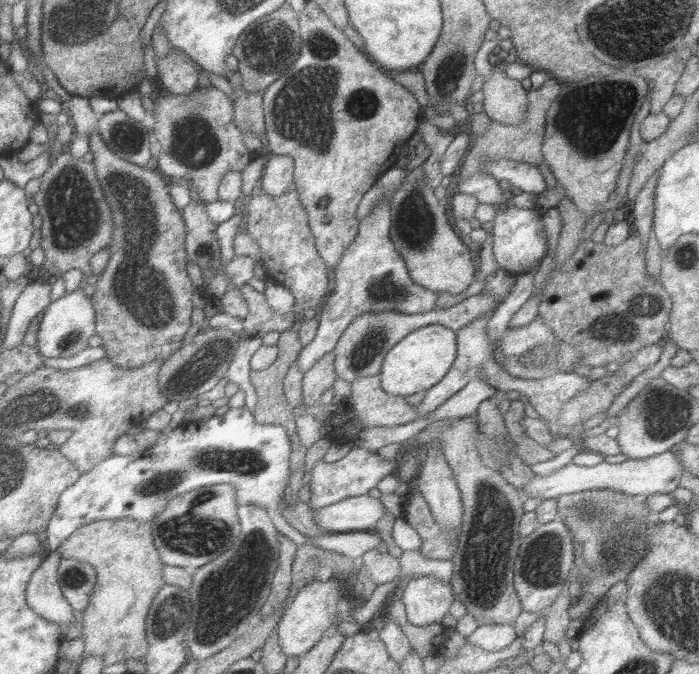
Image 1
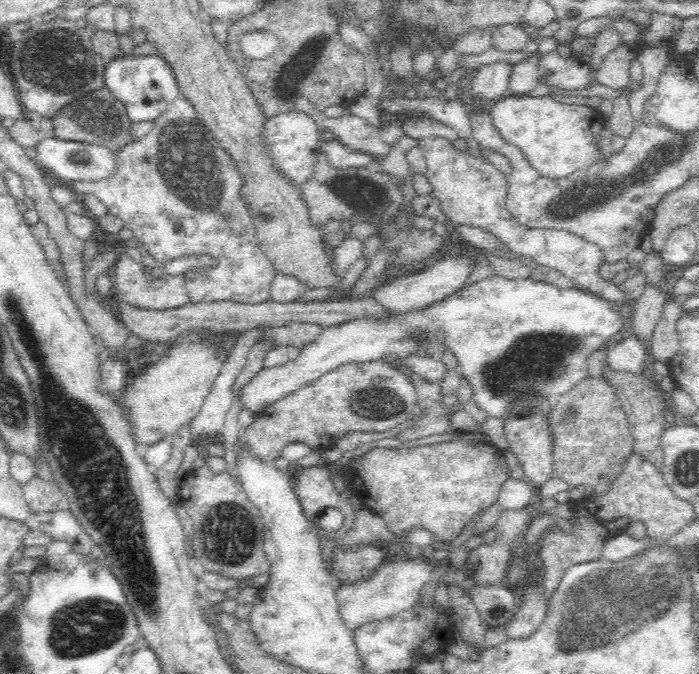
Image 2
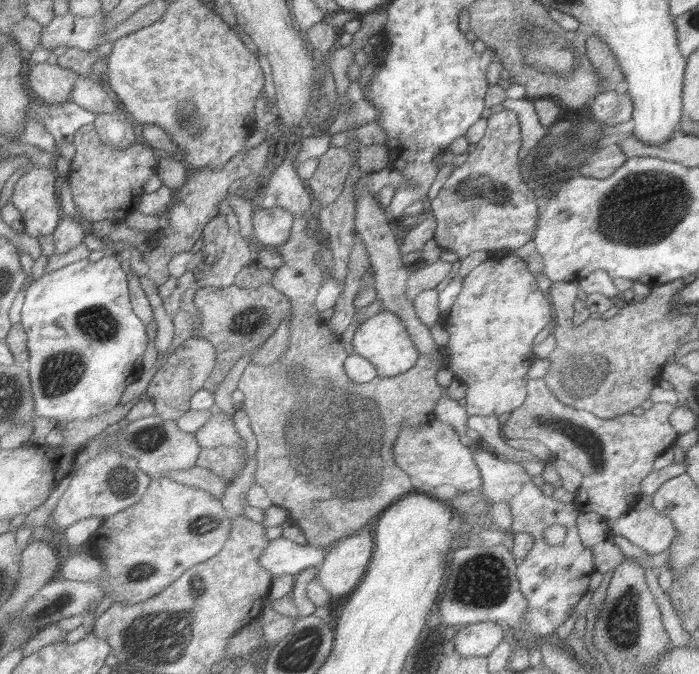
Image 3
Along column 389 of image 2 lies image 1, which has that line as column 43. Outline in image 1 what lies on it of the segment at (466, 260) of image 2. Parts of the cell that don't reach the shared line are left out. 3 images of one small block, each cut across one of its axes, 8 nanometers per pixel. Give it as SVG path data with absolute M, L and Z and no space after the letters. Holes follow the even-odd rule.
M53 280L45 284L31 284L17 300L13 318L9 322L9 334L5 338L5 350L13 350L25 344L31 324L37 320L41 312L45 312L53 304Z

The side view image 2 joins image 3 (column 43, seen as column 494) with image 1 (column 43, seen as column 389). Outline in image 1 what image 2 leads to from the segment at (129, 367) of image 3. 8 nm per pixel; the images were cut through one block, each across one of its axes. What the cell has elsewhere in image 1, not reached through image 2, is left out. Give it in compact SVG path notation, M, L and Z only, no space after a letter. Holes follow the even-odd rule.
M83 290L71 292L47 308L45 320L41 322L39 332L39 350L45 358L73 358L89 348L89 340L97 334L97 312L91 296L85 296Z

